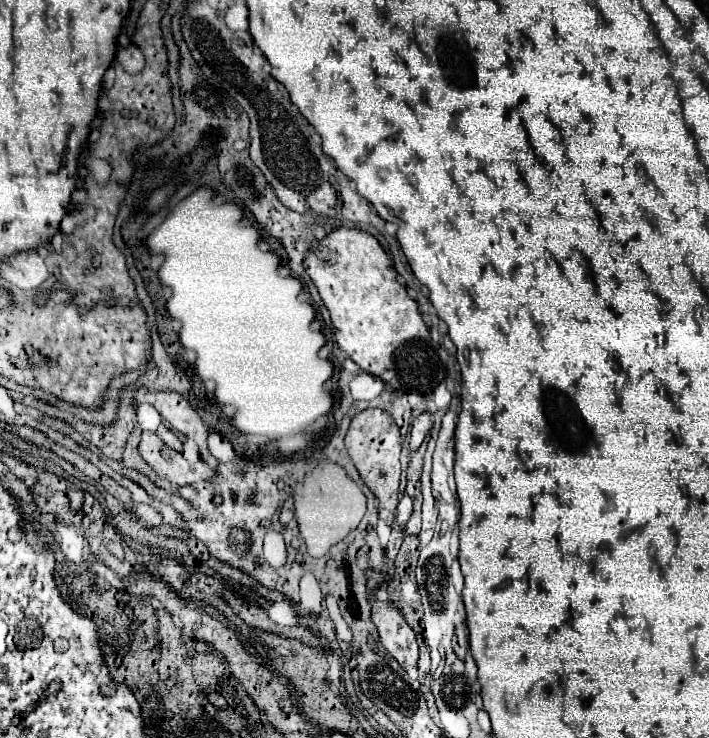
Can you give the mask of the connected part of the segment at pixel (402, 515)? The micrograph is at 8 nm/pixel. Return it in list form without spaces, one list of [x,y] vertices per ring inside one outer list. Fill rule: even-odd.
[[[404,495],[402,501],[398,503],[398,509],[396,509],[396,521],[398,521],[400,529],[406,527],[408,519],[410,519],[410,513],[412,513],[412,501],[410,501],[410,497]]]

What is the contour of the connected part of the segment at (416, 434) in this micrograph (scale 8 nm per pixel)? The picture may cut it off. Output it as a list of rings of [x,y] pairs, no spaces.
[[[420,413],[414,423],[412,423],[412,431],[410,431],[410,453],[414,453],[414,449],[420,447],[420,443],[424,441],[424,437],[428,435],[428,431],[432,429],[432,413]]]

